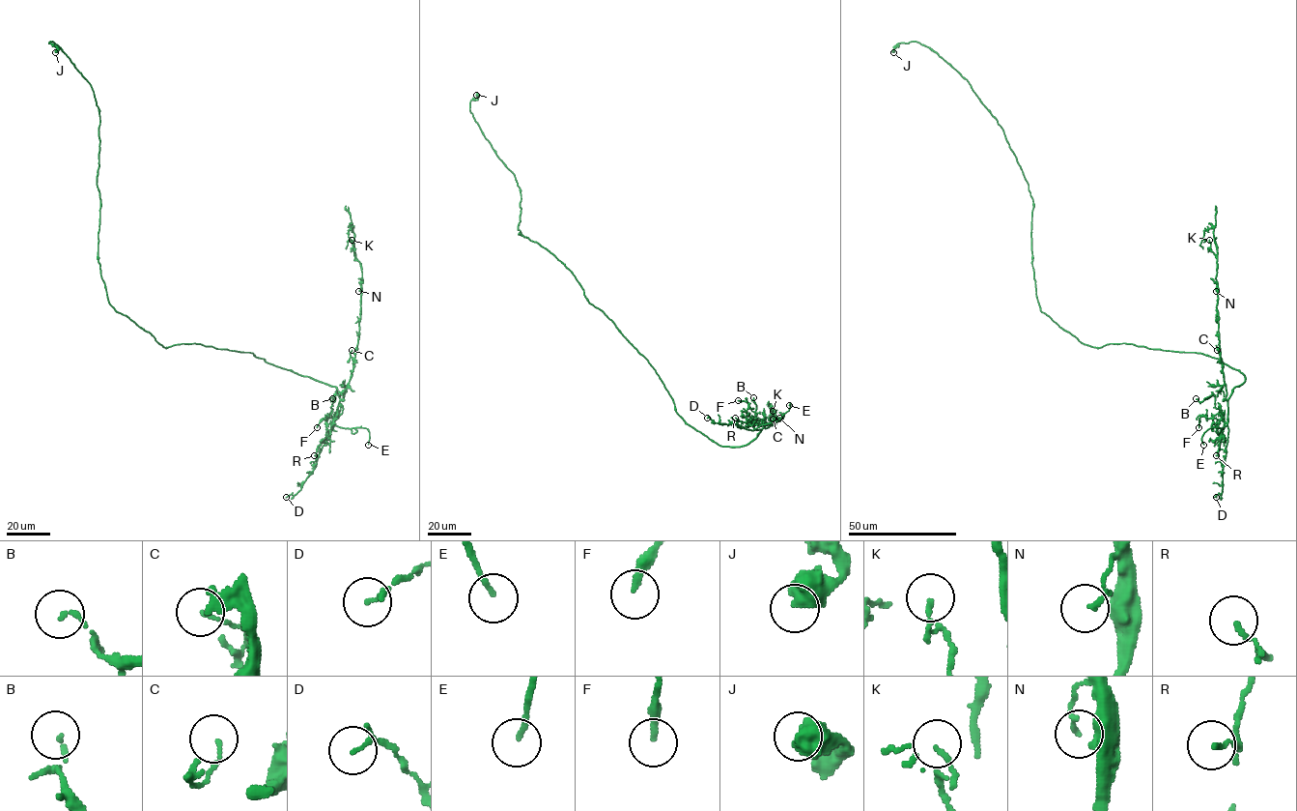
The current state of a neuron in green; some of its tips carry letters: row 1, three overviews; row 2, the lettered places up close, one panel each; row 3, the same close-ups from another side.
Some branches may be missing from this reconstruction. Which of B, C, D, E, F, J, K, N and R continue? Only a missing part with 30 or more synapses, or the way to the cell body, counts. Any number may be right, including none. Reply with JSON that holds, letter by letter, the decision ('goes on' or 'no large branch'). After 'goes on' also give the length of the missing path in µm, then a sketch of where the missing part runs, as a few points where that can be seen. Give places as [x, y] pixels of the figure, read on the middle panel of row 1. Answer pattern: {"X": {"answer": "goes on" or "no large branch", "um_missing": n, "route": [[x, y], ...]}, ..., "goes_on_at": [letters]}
{"B": {"answer": "no large branch"}, "C": {"answer": "no large branch"}, "D": {"answer": "no large branch"}, "E": {"answer": "goes on", "um_missing": 15}, "F": {"answer": "no large branch"}, "J": {"answer": "no large branch"}, "K": {"answer": "no large branch"}, "N": {"answer": "no large branch"}, "R": {"answer": "no large branch"}, "goes_on_at": ["E"]}

